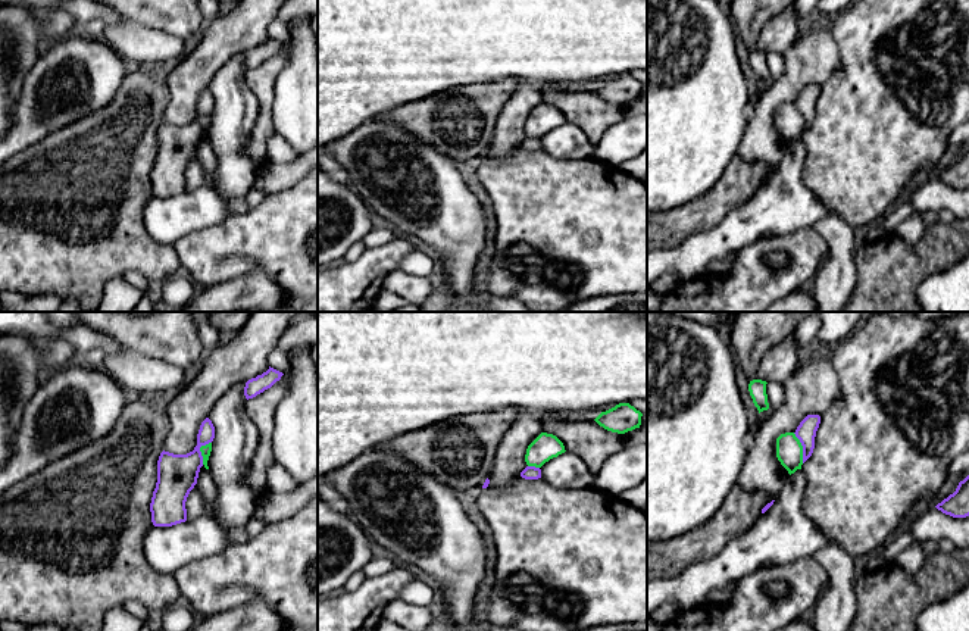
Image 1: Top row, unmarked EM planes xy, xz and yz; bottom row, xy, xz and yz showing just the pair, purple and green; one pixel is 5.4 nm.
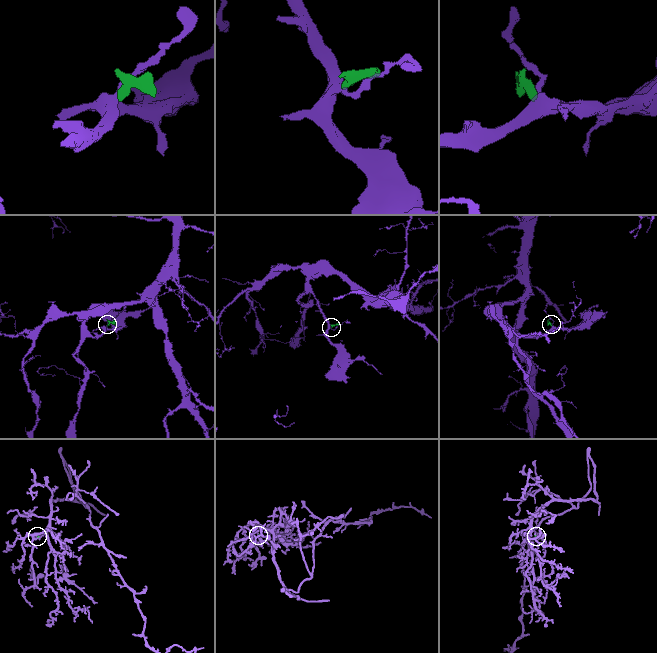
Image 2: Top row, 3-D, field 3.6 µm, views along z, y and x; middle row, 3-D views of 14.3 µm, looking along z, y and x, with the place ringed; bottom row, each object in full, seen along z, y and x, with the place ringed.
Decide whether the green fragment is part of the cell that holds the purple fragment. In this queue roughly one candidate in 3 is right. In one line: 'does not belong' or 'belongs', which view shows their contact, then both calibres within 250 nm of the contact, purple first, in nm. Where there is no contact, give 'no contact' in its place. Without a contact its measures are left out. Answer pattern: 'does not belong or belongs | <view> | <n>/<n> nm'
does not belong | yz | 110/140 nm

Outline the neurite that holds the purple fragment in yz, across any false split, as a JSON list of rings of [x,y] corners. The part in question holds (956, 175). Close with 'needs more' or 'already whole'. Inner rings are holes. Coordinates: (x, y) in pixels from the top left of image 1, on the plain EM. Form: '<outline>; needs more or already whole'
[[[969,146],[959,153],[956,162],[935,177],[953,188],[969,187]]]; already whole

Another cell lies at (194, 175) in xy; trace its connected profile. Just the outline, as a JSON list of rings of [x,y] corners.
[[[204,135],[200,138],[197,154],[194,159],[190,162],[187,172],[185,172],[185,179],[187,179],[187,190],[196,190],[200,187],[204,181],[204,172],[203,166],[200,162],[200,144],[204,141]]]

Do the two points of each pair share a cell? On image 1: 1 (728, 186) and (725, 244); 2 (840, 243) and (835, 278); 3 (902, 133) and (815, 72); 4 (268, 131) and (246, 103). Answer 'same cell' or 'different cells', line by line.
1: different cells
2: same cell
3: different cells
4: different cells

